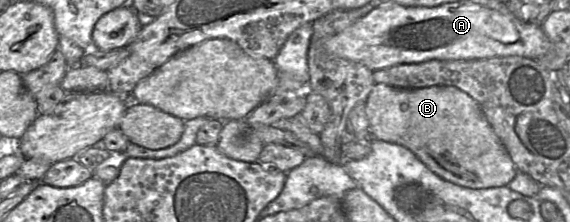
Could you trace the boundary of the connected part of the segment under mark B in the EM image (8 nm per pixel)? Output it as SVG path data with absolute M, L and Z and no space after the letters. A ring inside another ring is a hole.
M375 83L365 106L370 139L406 147L448 182L472 189L503 187L518 173L479 104L457 87L402 89Z

